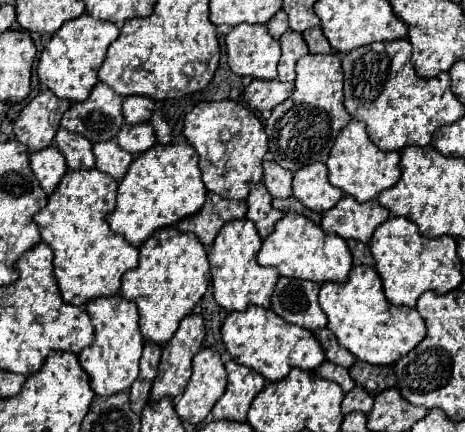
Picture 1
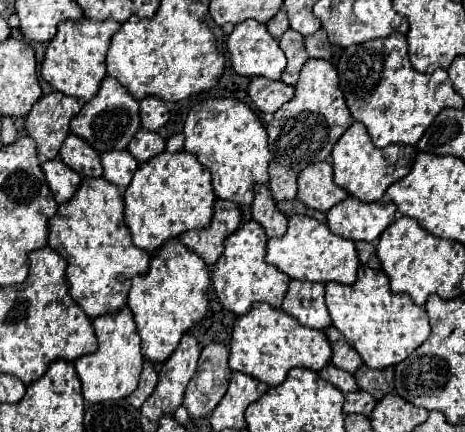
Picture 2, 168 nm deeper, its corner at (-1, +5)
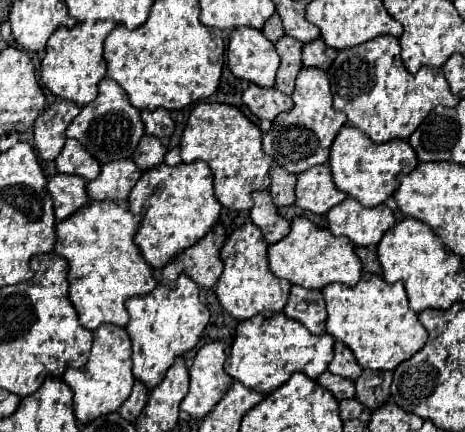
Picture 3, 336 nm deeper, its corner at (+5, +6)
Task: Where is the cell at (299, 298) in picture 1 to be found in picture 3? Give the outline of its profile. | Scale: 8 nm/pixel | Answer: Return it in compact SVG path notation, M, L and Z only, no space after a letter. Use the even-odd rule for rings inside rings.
M292 286L284 314L302 322L312 334L326 334L326 304L320 290Z

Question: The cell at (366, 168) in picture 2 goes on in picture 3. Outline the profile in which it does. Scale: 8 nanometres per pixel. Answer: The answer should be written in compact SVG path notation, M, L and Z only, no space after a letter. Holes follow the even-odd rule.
M344 126L330 150L330 170L332 180L338 190L346 192L350 198L356 198L362 206L378 206L384 200L388 200L394 190L398 188L396 176L406 170L412 172L418 164L416 152L408 144L408 140L390 140L384 144L374 144L366 134L356 130L354 126Z

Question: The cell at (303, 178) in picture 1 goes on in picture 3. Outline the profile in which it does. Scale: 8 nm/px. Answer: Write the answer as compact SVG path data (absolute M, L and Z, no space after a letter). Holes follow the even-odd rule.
M320 164L314 168L308 168L298 176L296 182L296 206L316 212L316 214L326 214L332 206L340 204L346 198L344 192L340 192L332 184L332 174L328 164Z

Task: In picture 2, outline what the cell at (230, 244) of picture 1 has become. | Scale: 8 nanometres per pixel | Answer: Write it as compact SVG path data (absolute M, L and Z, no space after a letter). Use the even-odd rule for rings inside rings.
M248 221L238 231L234 231L234 235L226 239L224 253L218 259L218 263L212 267L212 283L216 287L218 299L228 311L236 315L248 313L252 309L252 303L256 301L264 301L278 309L288 291L290 277L278 271L274 265L268 265L264 259L266 243L268 243L268 237L264 233L264 227L258 225L256 221Z

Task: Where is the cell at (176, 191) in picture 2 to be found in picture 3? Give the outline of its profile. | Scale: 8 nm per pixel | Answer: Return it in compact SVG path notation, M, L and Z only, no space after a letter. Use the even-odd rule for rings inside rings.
M190 162L168 166L160 164L142 172L140 180L128 196L128 210L140 216L140 226L134 236L144 260L152 268L164 268L168 260L196 244L218 220L222 204L212 190L212 172L206 162Z

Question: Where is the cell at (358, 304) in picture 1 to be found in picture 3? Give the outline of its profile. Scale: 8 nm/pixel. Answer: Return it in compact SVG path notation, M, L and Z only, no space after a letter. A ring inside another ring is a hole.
M364 272L356 286L328 284L322 288L322 294L328 306L328 334L344 342L354 352L356 362L362 368L394 370L400 362L414 356L428 338L416 312L408 306L402 282L388 284L382 276Z

